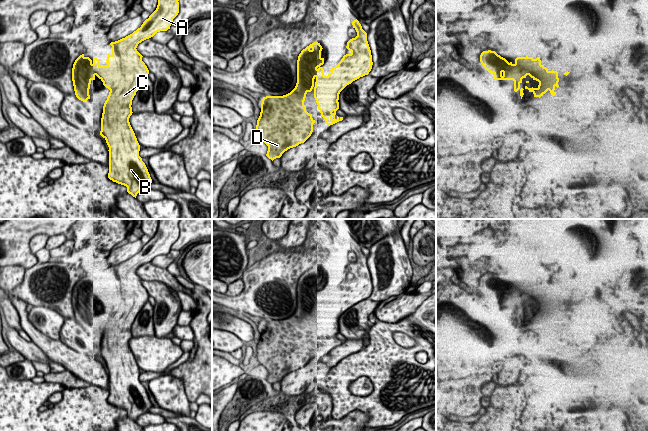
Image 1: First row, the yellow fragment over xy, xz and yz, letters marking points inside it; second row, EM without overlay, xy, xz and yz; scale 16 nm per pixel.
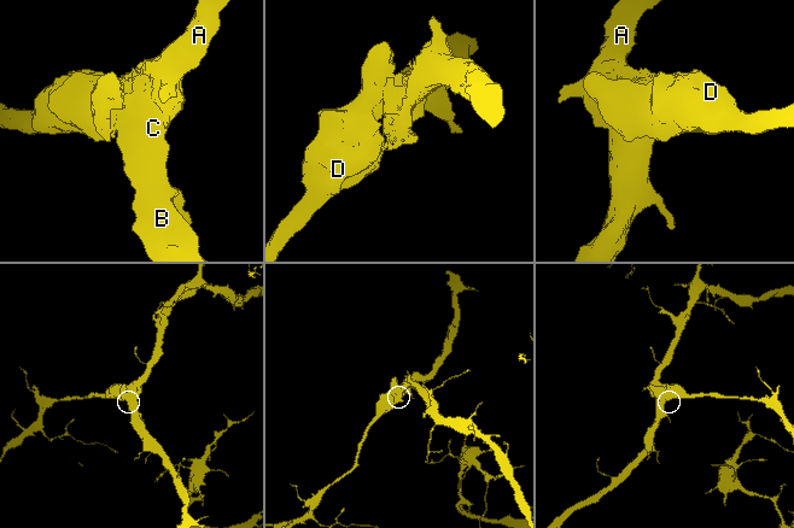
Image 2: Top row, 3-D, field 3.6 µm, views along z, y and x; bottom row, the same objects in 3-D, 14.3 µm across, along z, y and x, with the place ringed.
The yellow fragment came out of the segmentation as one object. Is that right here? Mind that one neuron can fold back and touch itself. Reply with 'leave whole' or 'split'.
leave whole

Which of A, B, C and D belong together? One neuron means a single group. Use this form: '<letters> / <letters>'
A B C D

